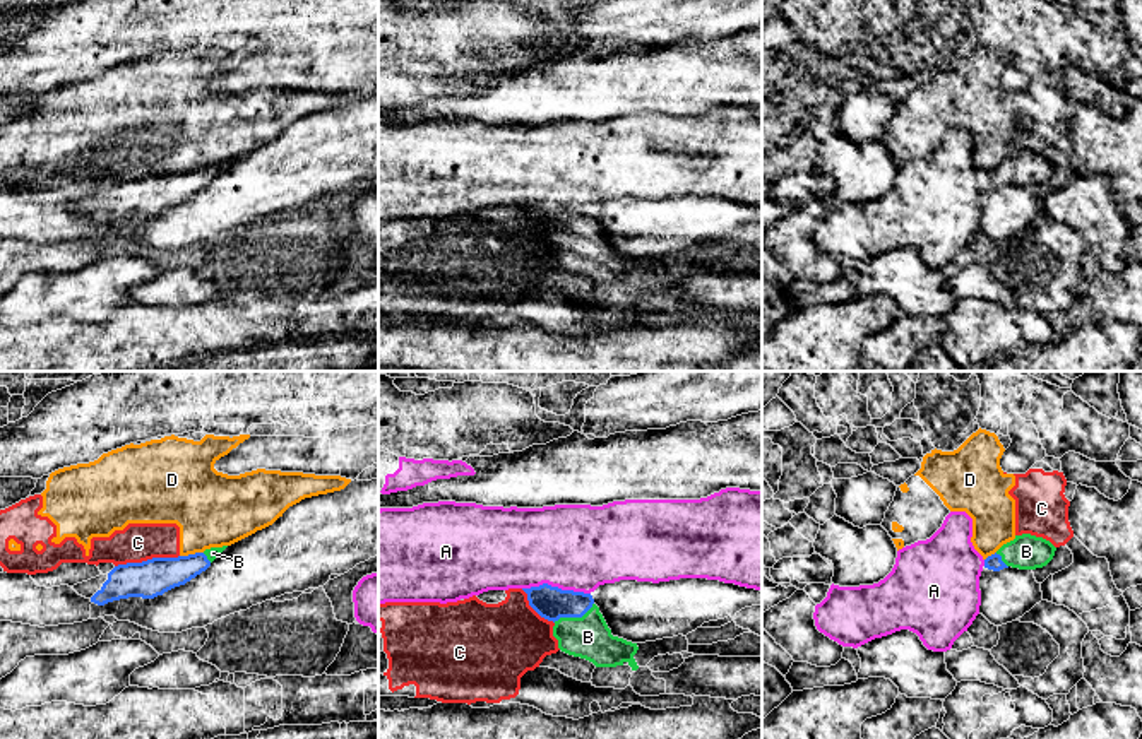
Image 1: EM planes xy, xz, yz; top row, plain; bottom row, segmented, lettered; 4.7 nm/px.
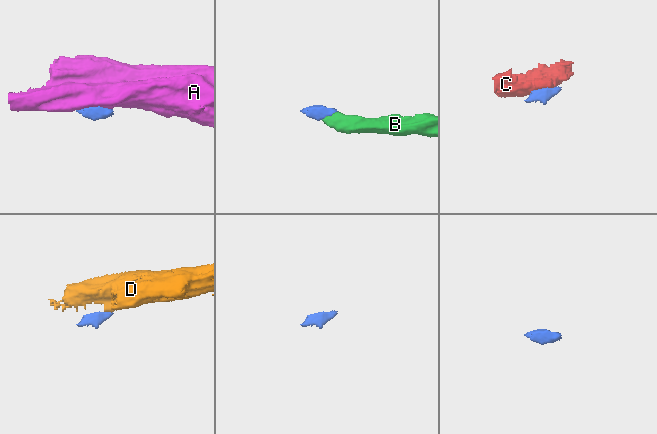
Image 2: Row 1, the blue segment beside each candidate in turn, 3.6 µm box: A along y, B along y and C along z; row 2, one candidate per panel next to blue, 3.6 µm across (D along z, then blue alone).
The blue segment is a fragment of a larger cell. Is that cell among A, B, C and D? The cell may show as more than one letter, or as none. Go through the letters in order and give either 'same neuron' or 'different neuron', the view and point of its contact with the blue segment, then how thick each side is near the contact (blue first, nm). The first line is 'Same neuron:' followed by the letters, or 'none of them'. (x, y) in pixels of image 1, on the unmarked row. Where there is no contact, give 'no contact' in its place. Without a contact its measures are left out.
Same neuron: B
A: different neuron; meets blue in xz at (557, 204); 160 nm thick on the blue side, 400 nm on the other
B: same neuron; meets blue in xz at (574, 233); 160 nm thick on the blue side, 200 nm on the other
C: different neuron; meets blue in xy at (148, 177); 180 nm thick on the blue side, 180 nm on the other
D: different neuron; meets blue in xy at (190, 171); 180 nm thick on the blue side, 360 nm on the other

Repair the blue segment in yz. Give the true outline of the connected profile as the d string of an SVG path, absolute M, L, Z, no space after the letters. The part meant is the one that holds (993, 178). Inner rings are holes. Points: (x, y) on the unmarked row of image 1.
M1031 151L1015 152L1014 157L1003 161L995 171L984 176L984 185L1000 188L1003 185L1036 186L1046 183L1056 164Z

